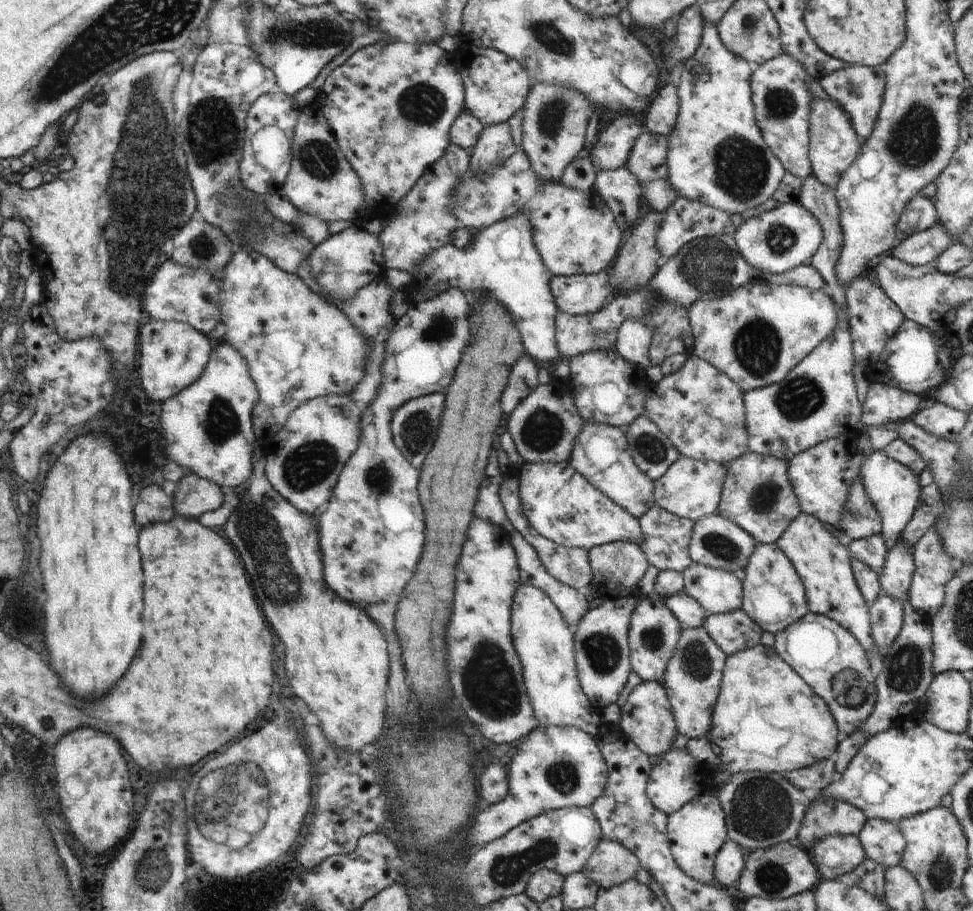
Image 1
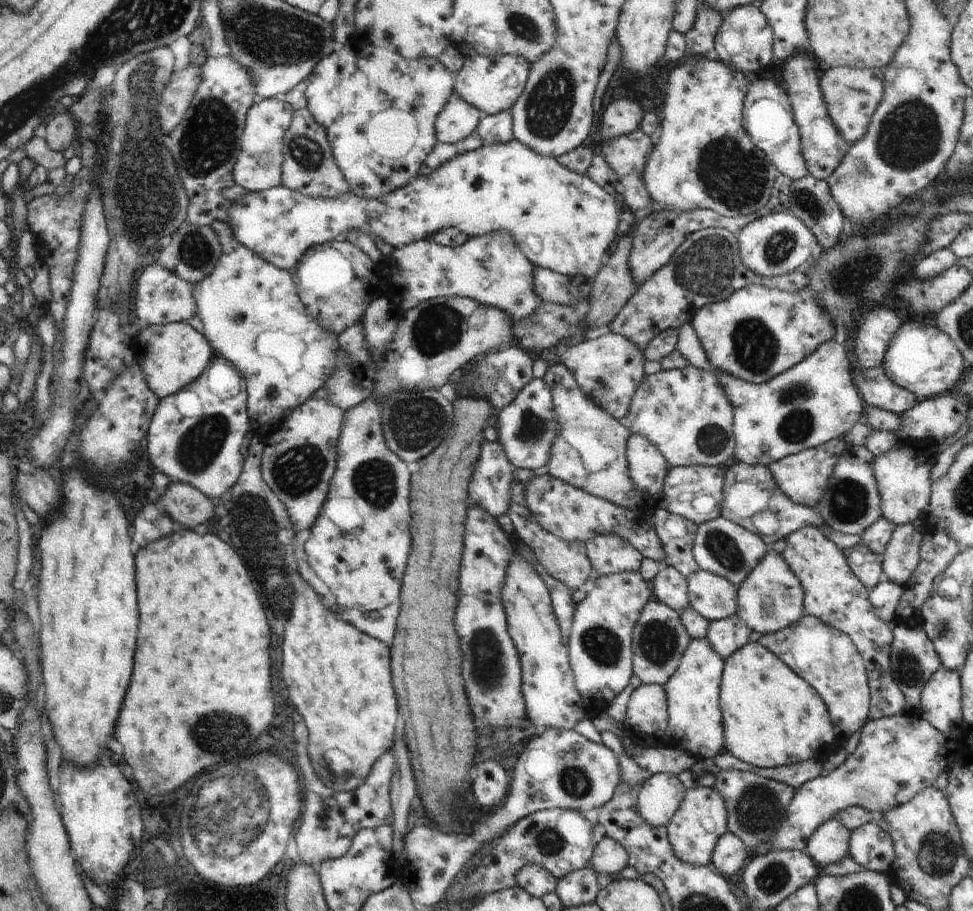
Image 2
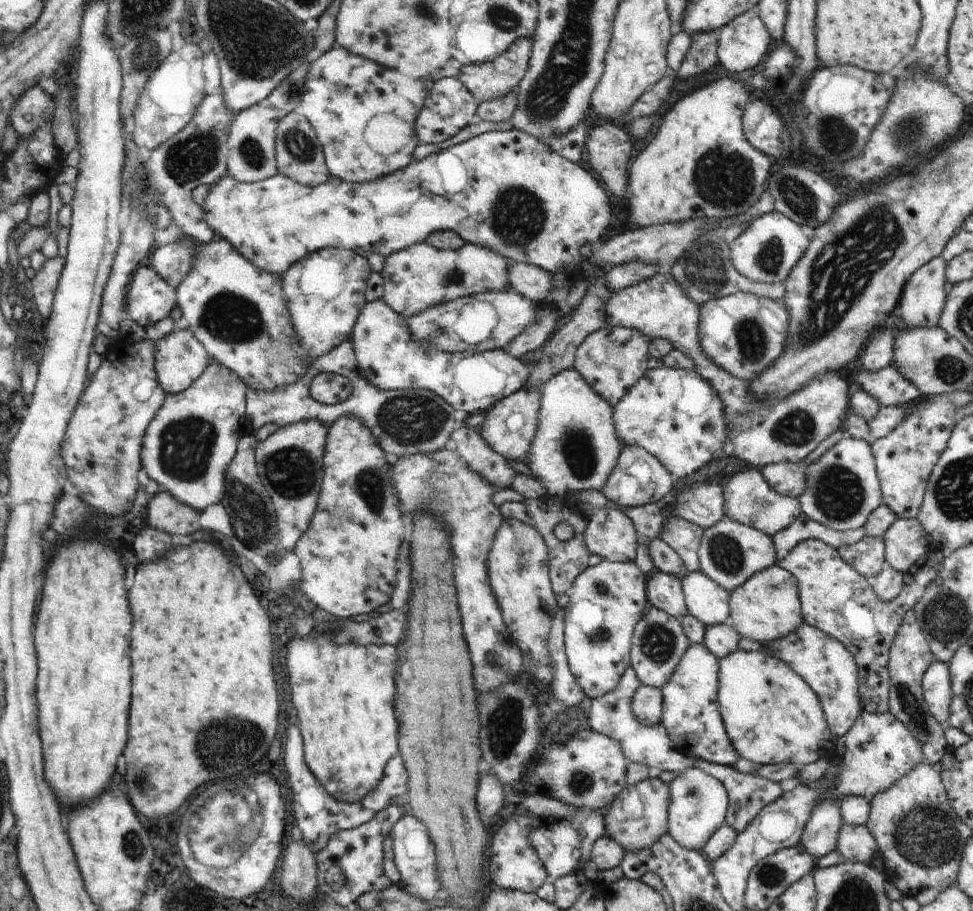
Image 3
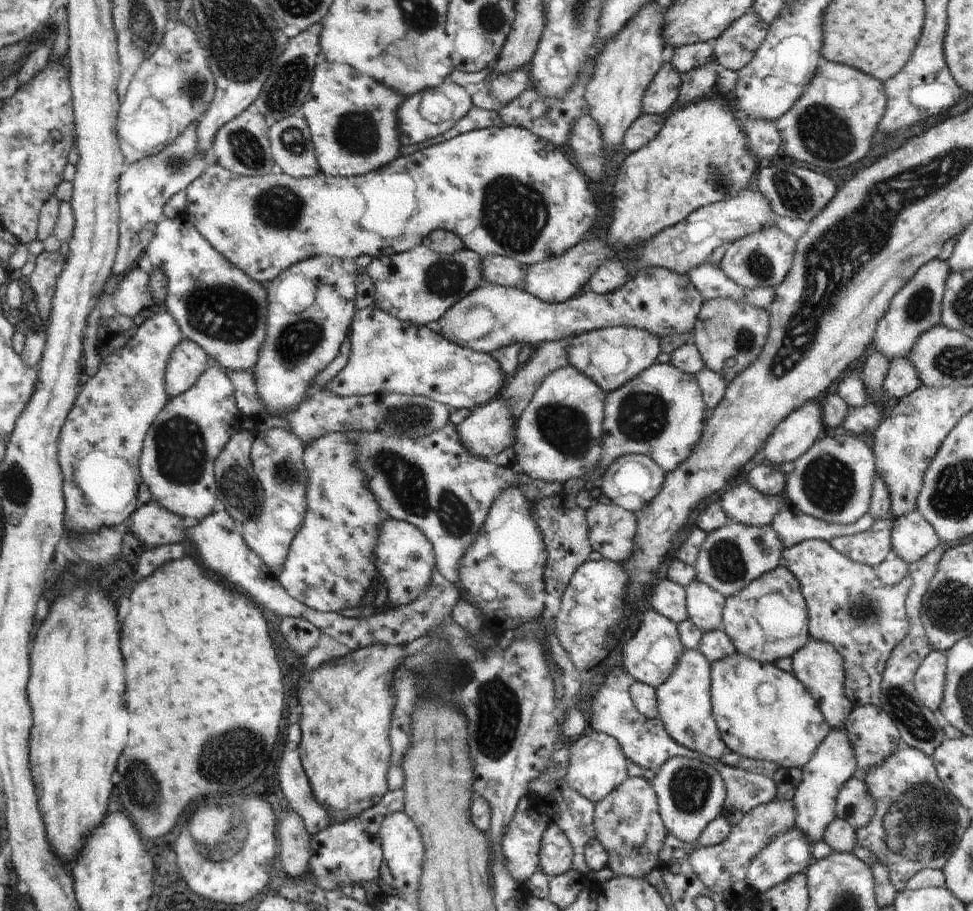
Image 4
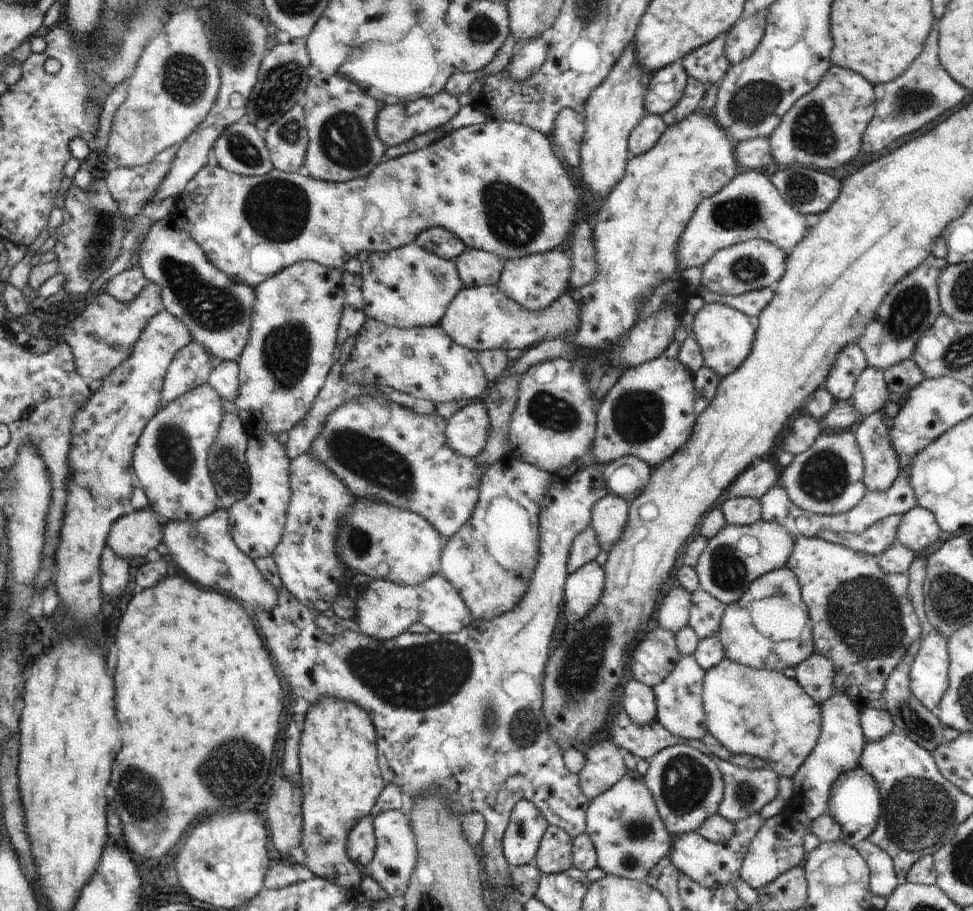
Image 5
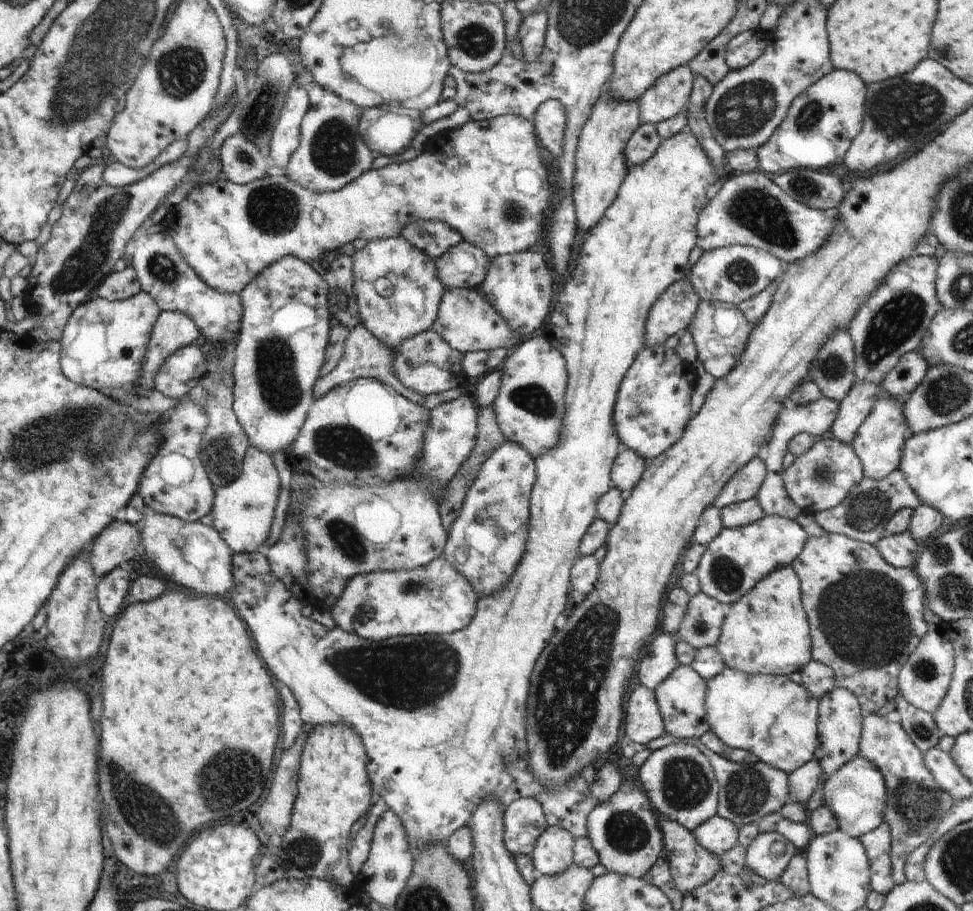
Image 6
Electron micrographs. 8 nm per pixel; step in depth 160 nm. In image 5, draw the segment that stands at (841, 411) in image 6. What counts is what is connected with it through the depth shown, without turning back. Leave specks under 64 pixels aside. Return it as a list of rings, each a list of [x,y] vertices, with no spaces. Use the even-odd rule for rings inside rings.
[[[868,365],[858,376],[850,402],[859,416],[867,417],[872,413],[883,412],[888,400],[895,397],[887,387],[883,371]]]

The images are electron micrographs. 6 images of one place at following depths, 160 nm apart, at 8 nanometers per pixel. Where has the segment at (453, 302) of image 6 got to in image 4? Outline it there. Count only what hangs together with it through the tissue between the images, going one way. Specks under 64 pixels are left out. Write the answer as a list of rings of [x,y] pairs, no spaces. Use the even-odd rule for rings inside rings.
[[[644,267],[636,270],[614,292],[599,295],[585,289],[582,296],[563,303],[547,303],[525,290],[514,287],[482,284],[453,304],[437,321],[441,328],[440,334],[449,341],[479,353],[490,354],[499,348],[516,343],[528,344],[534,348],[546,341],[575,337],[588,331],[608,327],[639,328],[660,338],[669,337],[674,333],[689,337],[703,301],[702,295],[686,275],[664,267]],[[476,306],[490,310],[490,314],[494,316],[492,328],[484,334],[480,332],[478,340],[470,340],[470,342],[464,342],[458,336],[452,336],[452,328],[462,326],[462,322],[466,320],[466,312]]]

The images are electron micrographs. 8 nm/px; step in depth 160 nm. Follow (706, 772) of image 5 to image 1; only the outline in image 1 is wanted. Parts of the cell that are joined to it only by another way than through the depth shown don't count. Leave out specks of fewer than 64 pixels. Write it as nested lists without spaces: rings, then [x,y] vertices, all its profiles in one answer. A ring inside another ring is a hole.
[[[702,791],[667,817],[667,837],[670,839],[671,853],[676,864],[690,878],[705,885],[712,885],[715,882],[714,859],[728,840],[725,814],[719,800],[716,796]]]

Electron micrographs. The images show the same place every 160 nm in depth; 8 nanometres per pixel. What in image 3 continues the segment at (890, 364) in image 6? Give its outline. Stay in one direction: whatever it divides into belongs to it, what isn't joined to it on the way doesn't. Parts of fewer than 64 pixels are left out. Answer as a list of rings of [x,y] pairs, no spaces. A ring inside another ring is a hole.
[[[936,257],[923,264],[905,282],[898,310],[907,327],[932,327],[939,323],[948,297],[947,262]]]

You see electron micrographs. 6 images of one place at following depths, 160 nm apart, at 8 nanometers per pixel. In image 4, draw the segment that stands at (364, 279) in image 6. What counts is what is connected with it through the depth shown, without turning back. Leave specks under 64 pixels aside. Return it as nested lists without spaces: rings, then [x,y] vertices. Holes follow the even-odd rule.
[[[422,244],[403,253],[372,259],[367,273],[375,286],[374,305],[418,326],[436,322],[463,296],[485,284],[481,264],[482,257],[473,250],[464,248],[452,254],[437,253]]]

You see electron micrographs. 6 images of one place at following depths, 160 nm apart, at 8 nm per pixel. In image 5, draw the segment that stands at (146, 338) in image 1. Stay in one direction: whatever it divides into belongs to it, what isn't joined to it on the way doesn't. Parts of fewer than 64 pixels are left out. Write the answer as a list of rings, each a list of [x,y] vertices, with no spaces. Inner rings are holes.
[[[193,340],[190,344],[184,346],[184,348],[178,350],[165,374],[161,390],[162,403],[165,404],[176,400],[176,398],[186,394],[186,392],[190,392],[193,388],[208,382],[208,376],[210,376],[212,369],[212,365],[210,365],[210,353],[200,343]]]

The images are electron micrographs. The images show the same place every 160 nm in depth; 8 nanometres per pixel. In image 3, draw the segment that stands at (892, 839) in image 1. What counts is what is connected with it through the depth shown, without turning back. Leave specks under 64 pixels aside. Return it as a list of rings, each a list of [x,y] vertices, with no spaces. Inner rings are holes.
[[[844,822],[840,827],[836,849],[847,861],[870,866],[879,852],[876,839],[866,825],[852,826]]]

